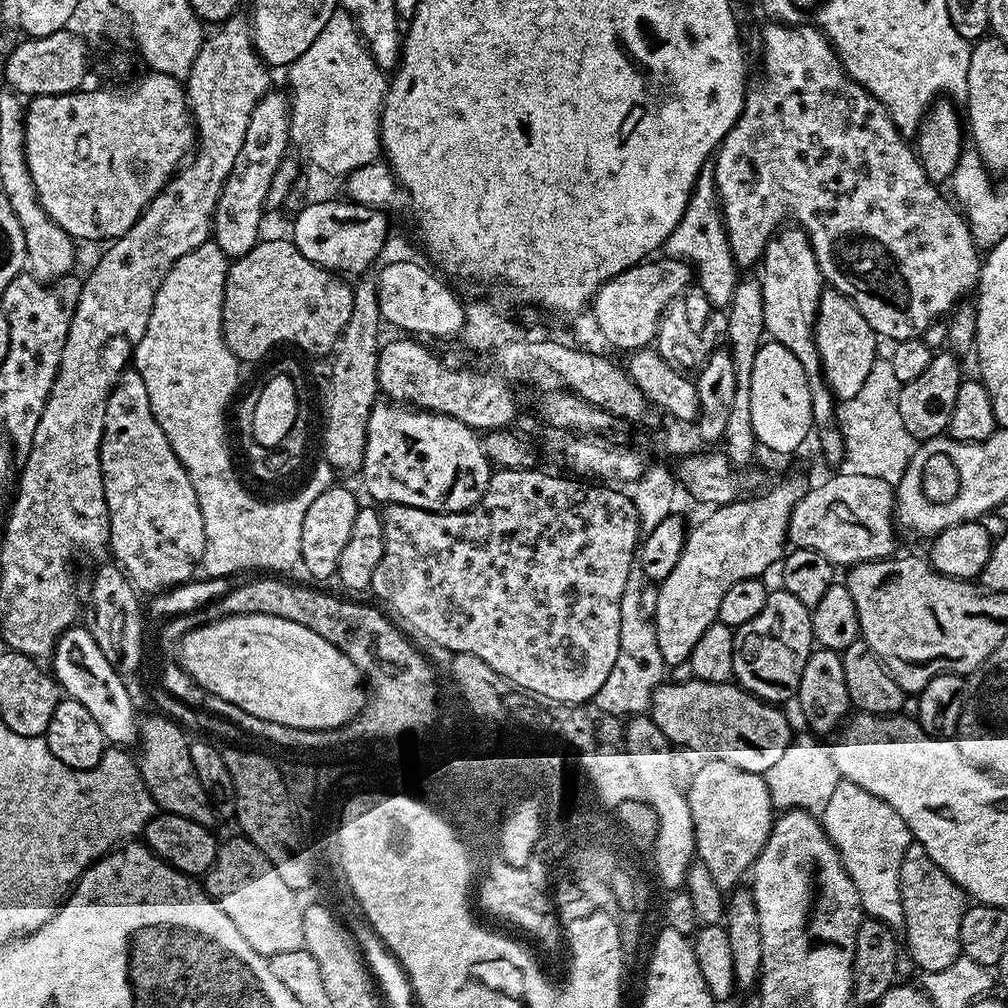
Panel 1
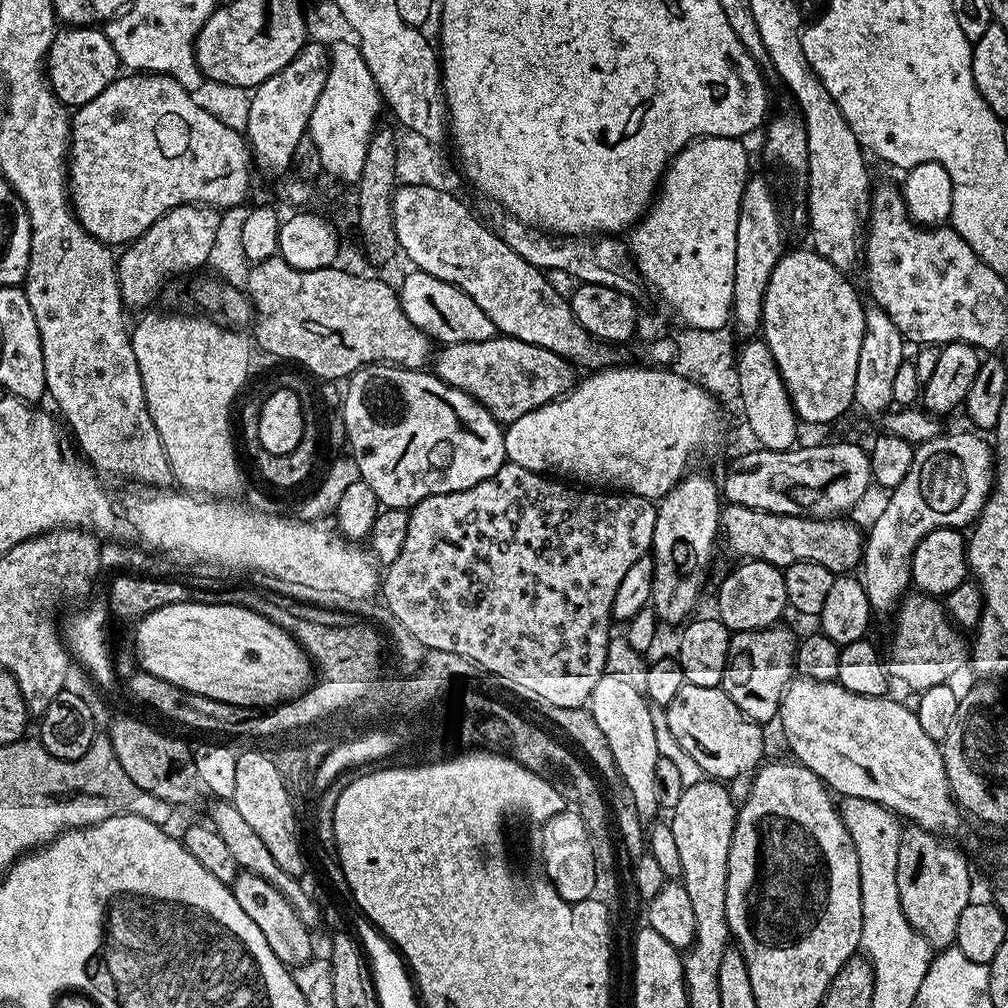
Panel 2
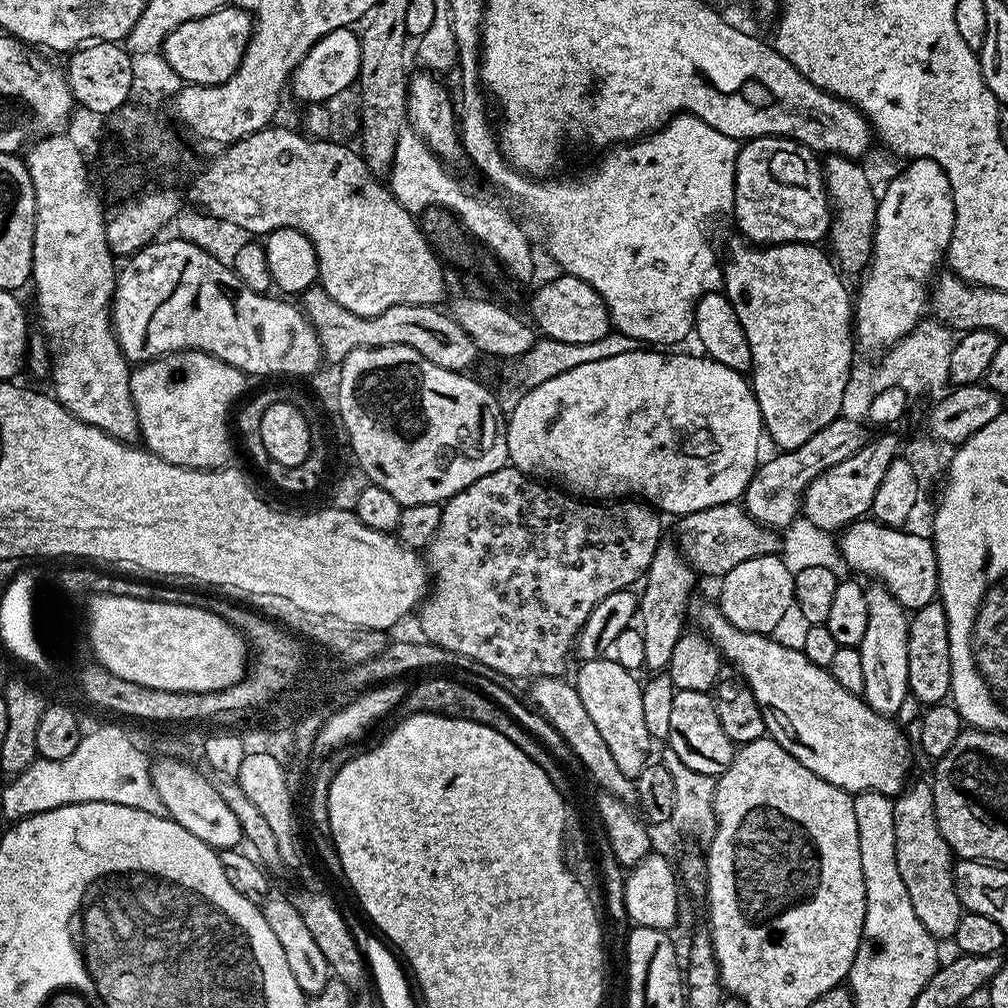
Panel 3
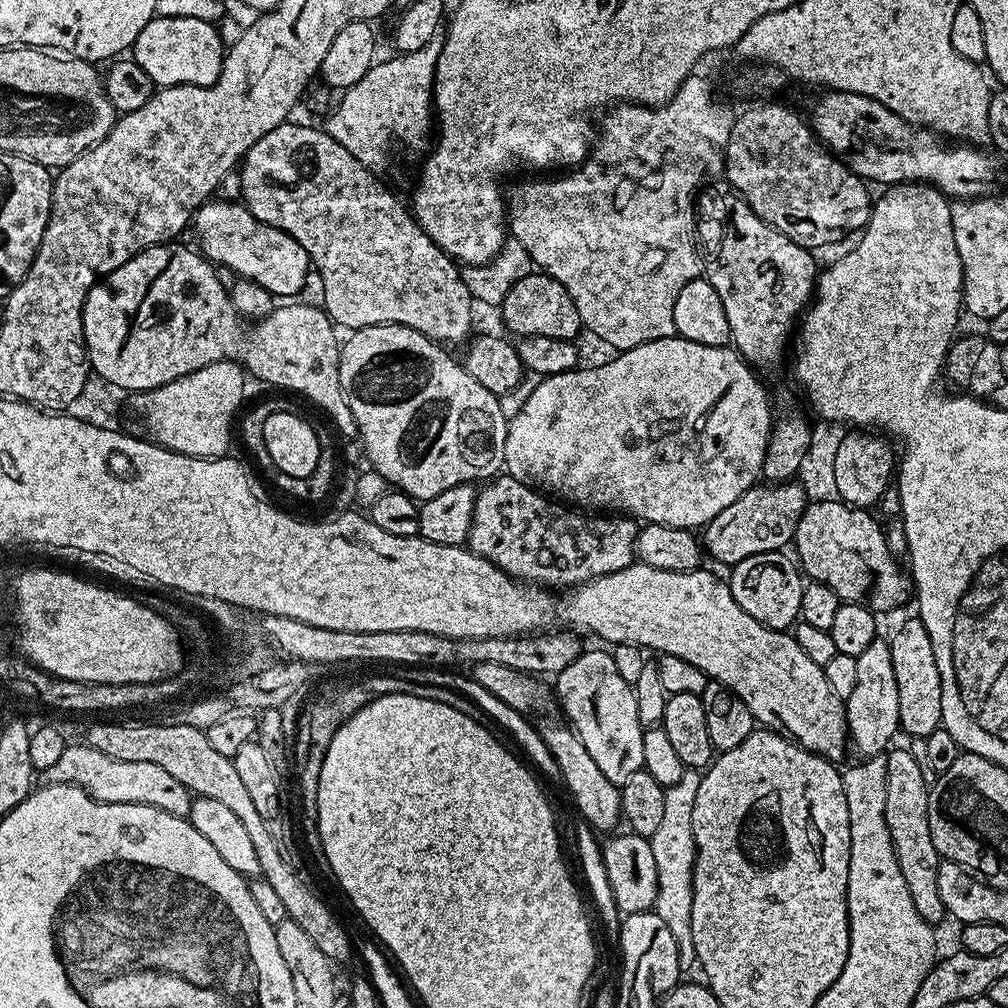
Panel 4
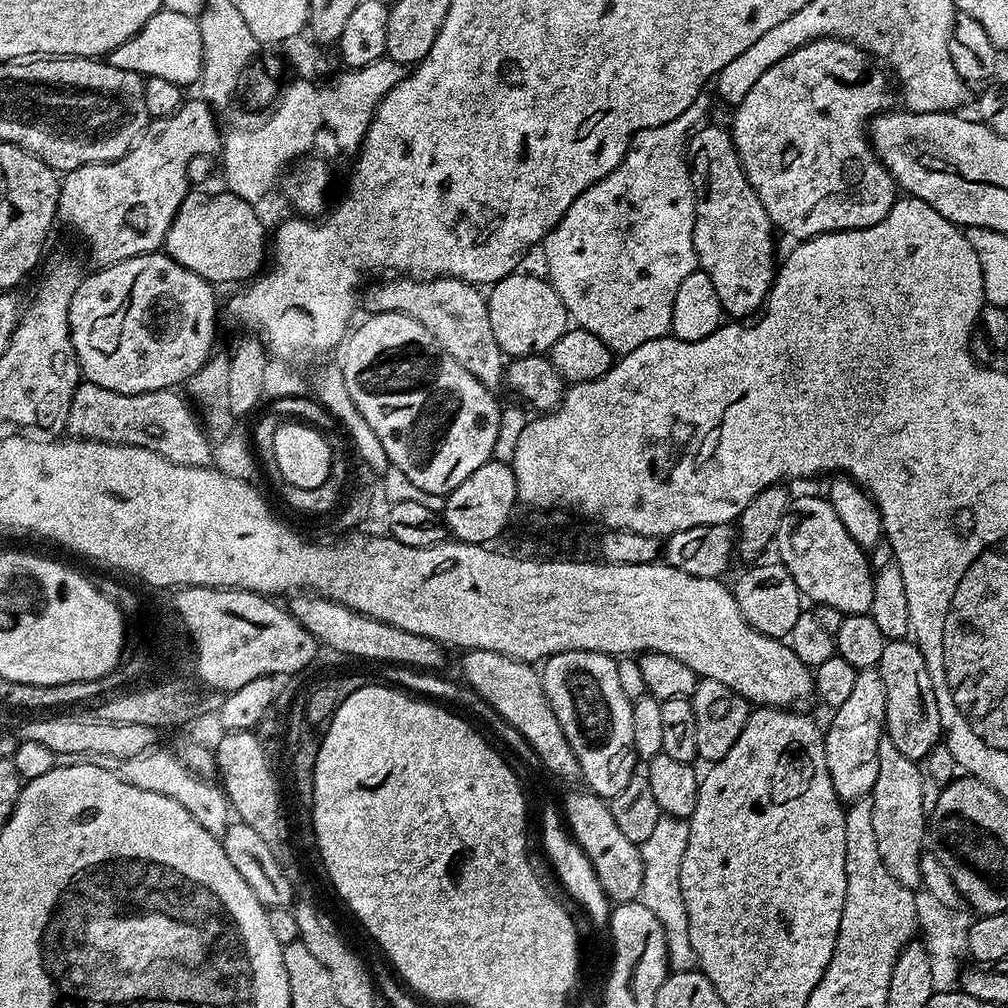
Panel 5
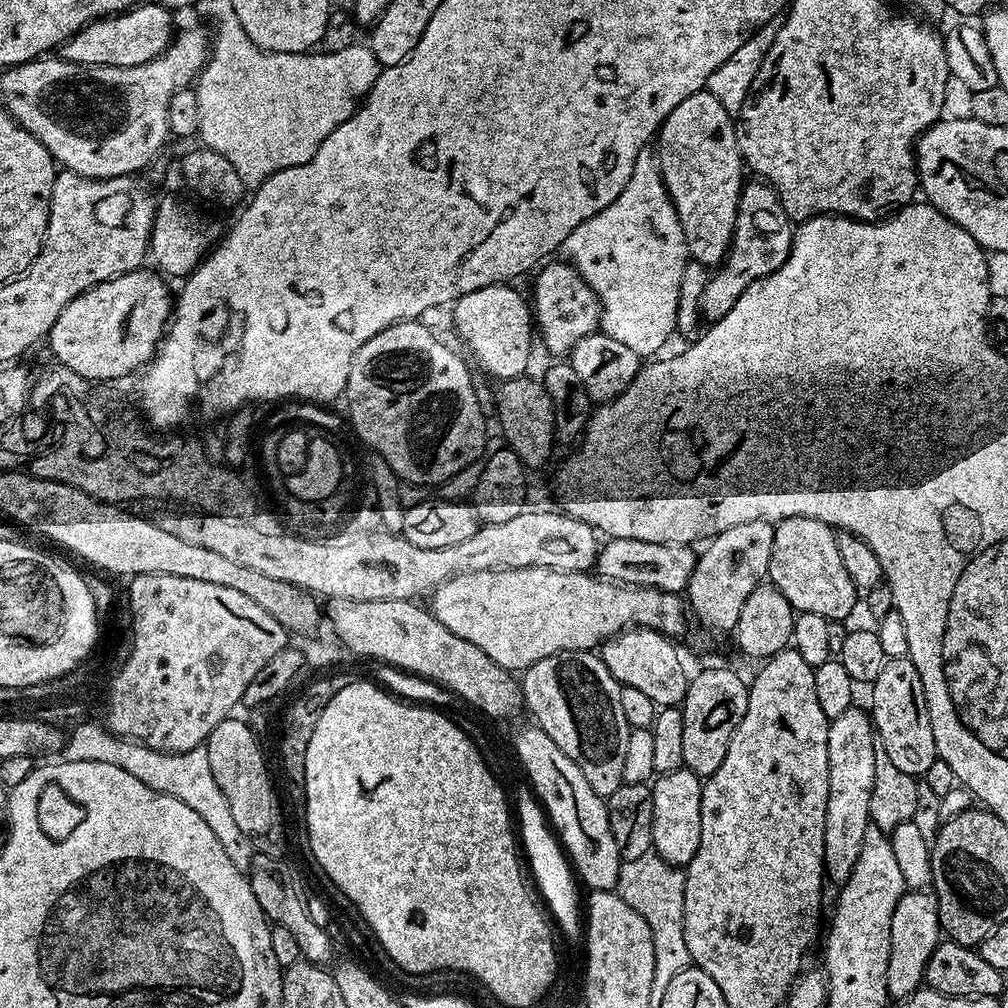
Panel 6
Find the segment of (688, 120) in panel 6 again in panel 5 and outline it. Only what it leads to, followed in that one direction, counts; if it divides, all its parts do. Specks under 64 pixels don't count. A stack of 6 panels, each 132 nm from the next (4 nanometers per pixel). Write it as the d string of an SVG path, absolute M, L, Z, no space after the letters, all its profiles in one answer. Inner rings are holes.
M705 123L697 127L686 141L686 152L690 157L690 175L696 197L696 221L694 222L694 246L698 268L709 275L714 284L723 311L732 318L755 317L763 309L768 291L776 279L778 260L772 257L772 219L766 214L756 191L750 186L736 148L732 145L732 134L727 127Z

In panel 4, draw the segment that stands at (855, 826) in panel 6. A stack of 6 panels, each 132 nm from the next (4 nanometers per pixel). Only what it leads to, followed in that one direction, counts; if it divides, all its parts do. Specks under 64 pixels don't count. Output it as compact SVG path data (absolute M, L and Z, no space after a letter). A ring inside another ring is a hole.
M878 638L856 657L858 675L854 690L846 701L846 711L851 747L856 747L861 752L859 755L864 758L881 755L900 732L898 678L894 678L894 661L890 658L890 648L891 643L887 639Z

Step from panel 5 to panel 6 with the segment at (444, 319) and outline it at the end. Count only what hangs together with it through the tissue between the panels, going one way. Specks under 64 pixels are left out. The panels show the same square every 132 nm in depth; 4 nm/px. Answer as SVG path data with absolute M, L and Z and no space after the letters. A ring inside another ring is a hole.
M531 375L515 376L509 380L499 381L496 388L496 416L500 419L499 431L507 447L518 454L525 469L540 468L552 456L552 440L557 439L554 406L550 394L546 394L539 379L531 380Z

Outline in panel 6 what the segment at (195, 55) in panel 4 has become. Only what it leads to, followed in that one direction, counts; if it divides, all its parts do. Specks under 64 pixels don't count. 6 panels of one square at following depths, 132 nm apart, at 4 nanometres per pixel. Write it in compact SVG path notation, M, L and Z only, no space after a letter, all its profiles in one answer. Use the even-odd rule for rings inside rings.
M158 2L152 4L140 4L128 9L126 12L118 12L115 16L104 16L101 20L94 20L91 24L86 24L65 40L58 49L59 59L69 60L71 64L81 64L82 66L142 66L142 62L159 60L162 53L168 49L174 35L172 28L173 13L162 7Z

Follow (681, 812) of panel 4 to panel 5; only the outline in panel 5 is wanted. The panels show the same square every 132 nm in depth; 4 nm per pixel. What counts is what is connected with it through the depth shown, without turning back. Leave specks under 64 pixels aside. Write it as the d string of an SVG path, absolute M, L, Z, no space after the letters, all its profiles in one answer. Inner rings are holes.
M660 815L658 822L654 825L654 831L651 832L650 838L646 838L646 842L640 844L640 853L642 854L642 890L638 897L639 903L646 906L646 910L650 910L650 914L654 914L654 918L658 918L658 922L662 922L662 930L666 938L666 946L668 947L668 967L672 972L690 972L697 967L696 955L694 954L694 946L690 946L690 918L686 910L686 902L682 902L682 857L686 855L686 846L688 845L688 820L679 816Z

